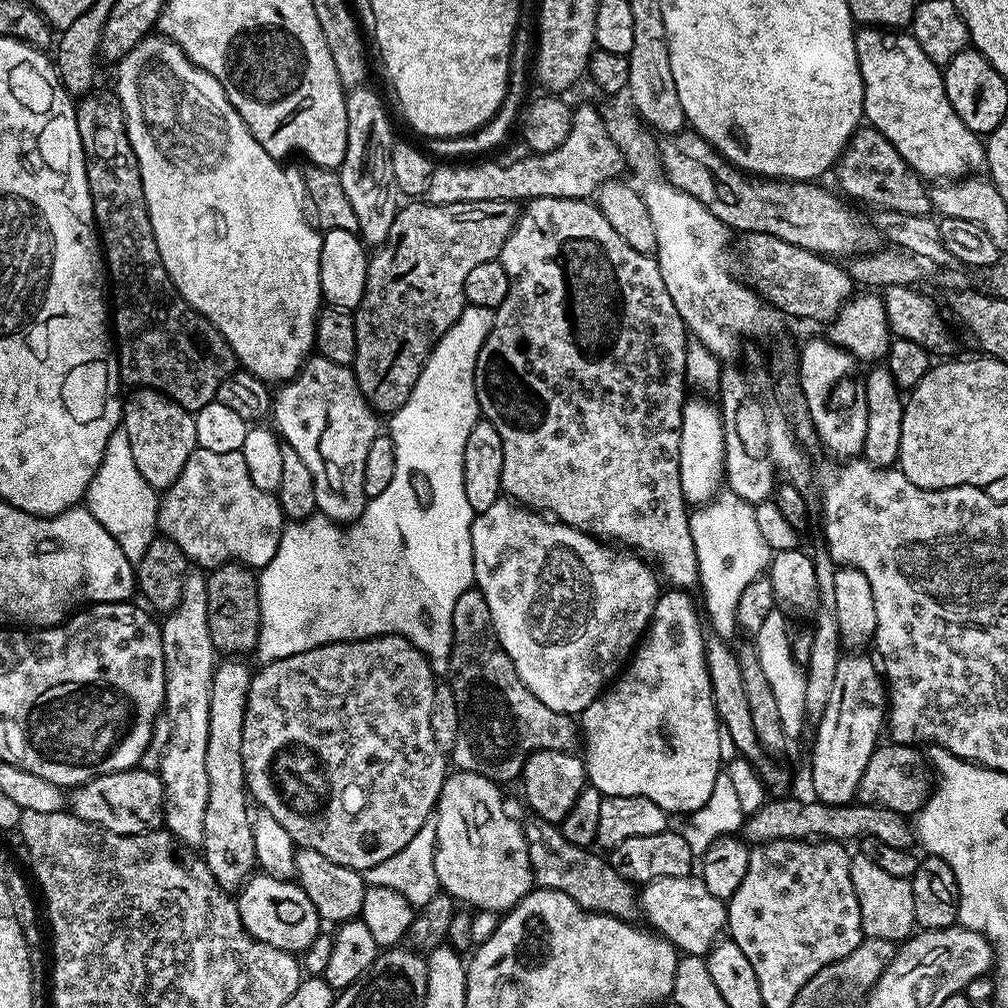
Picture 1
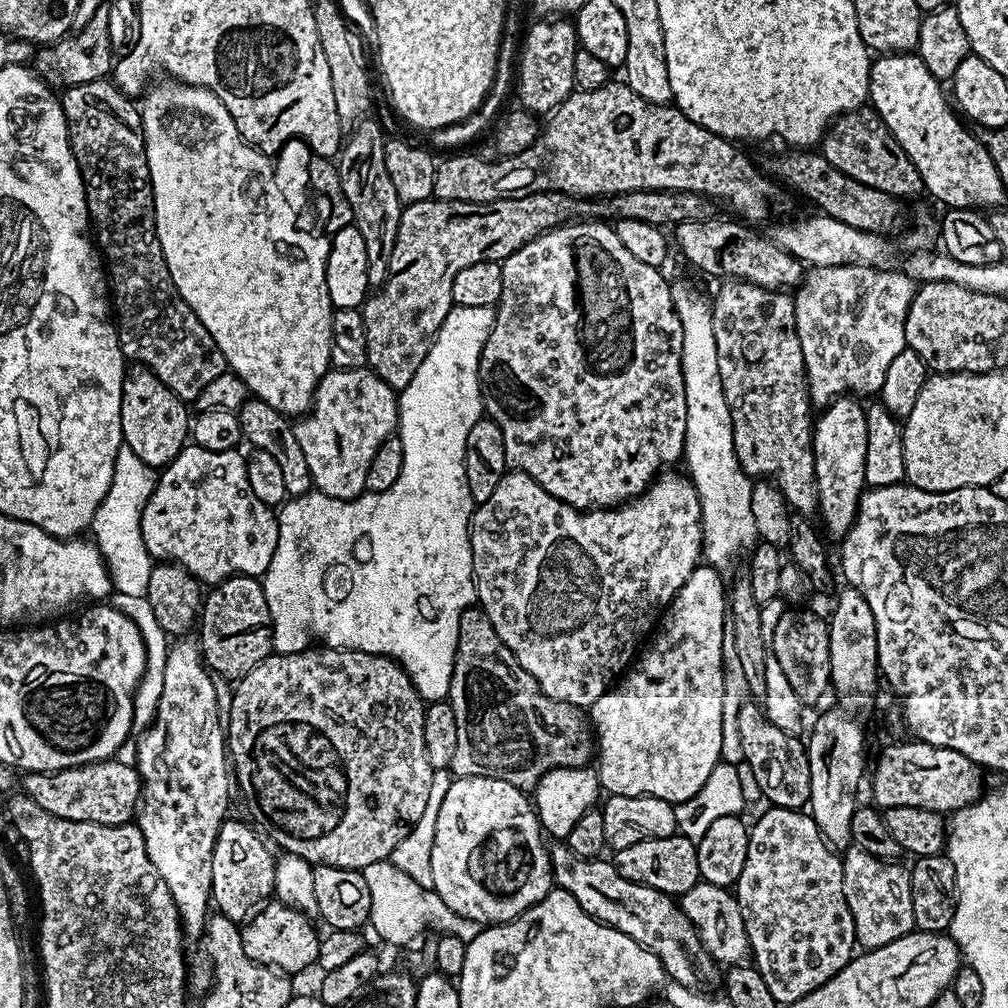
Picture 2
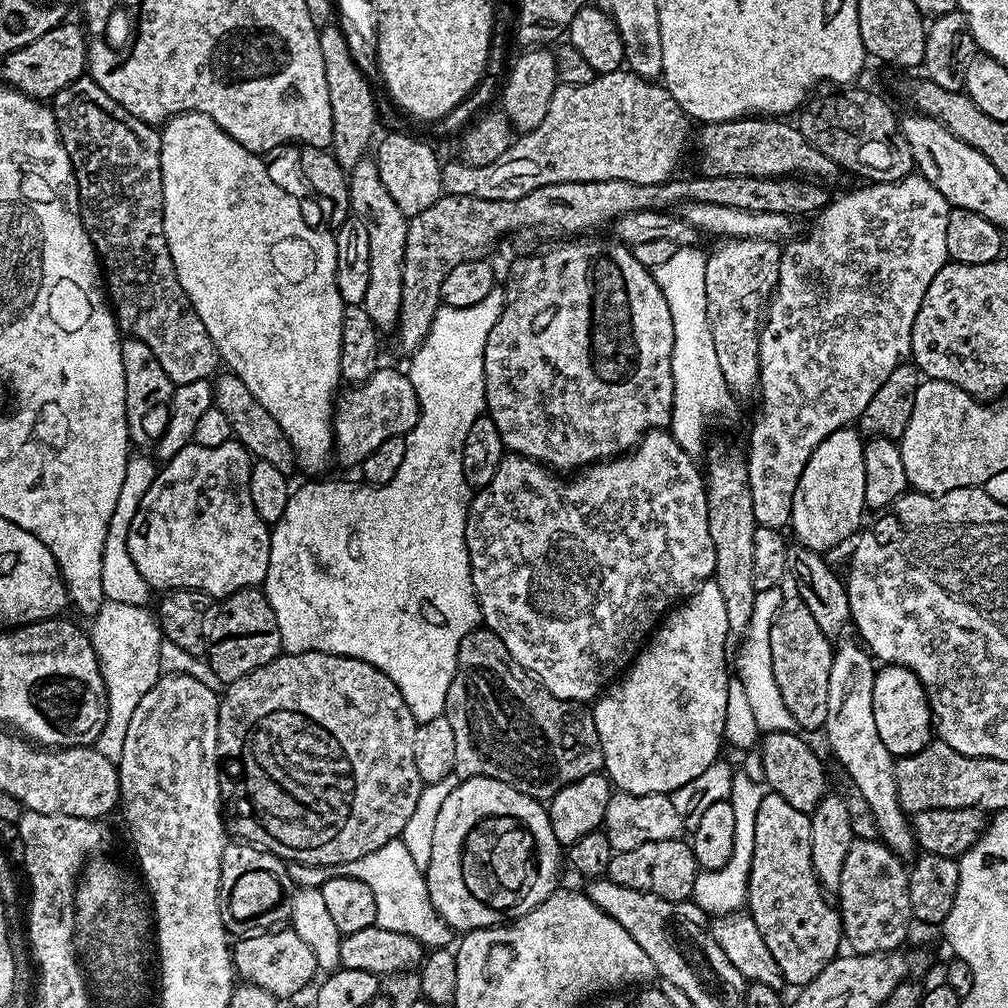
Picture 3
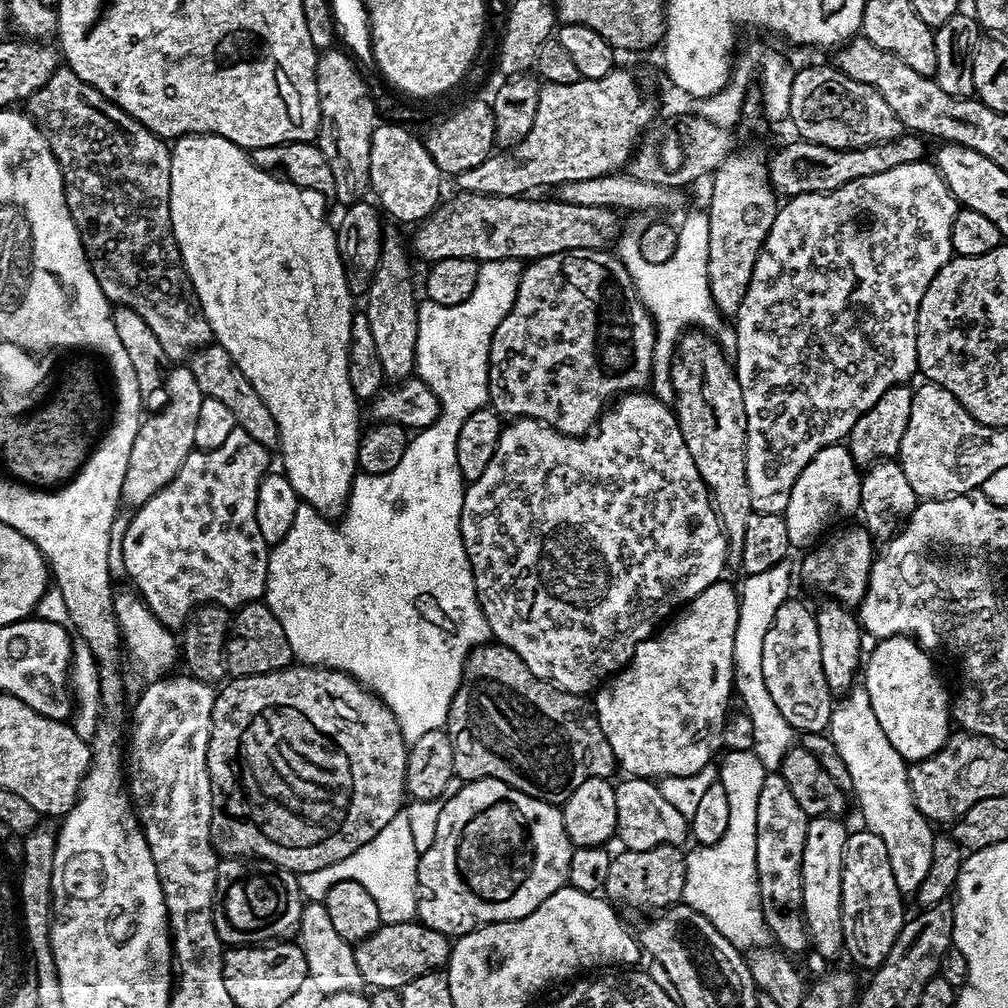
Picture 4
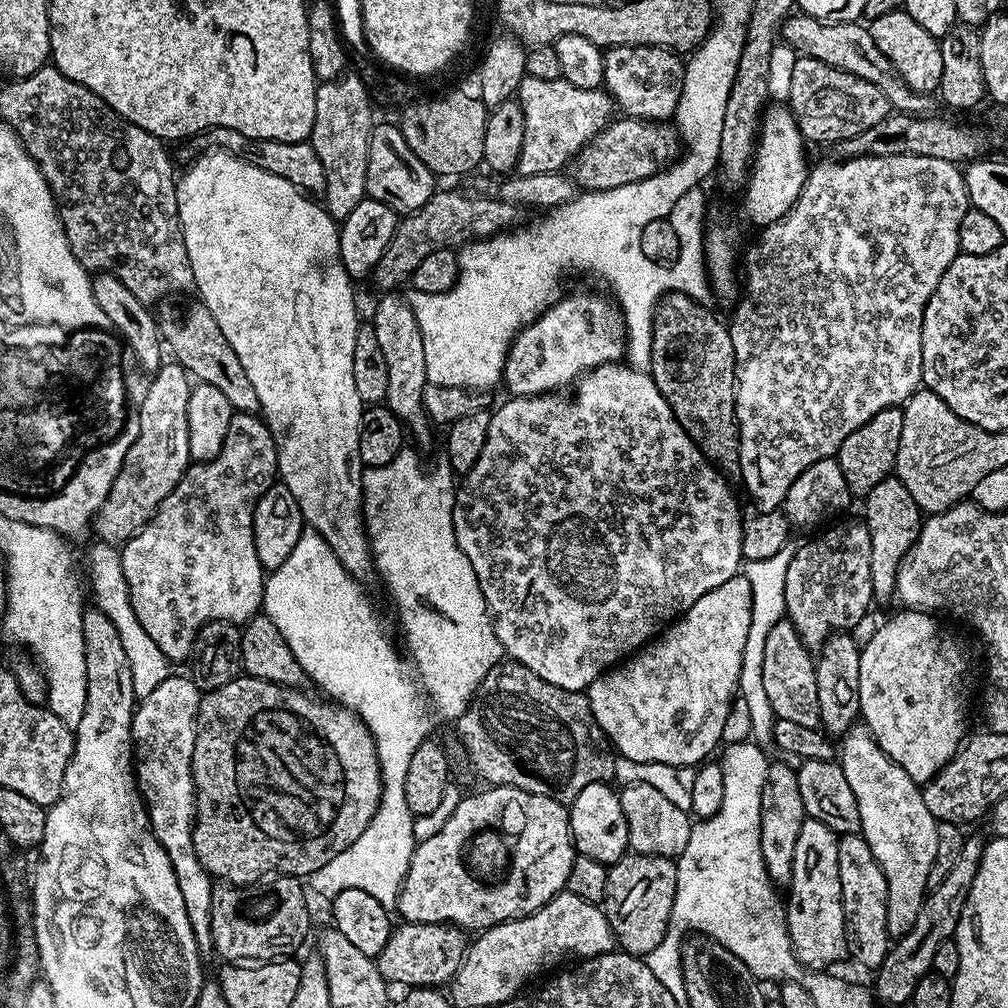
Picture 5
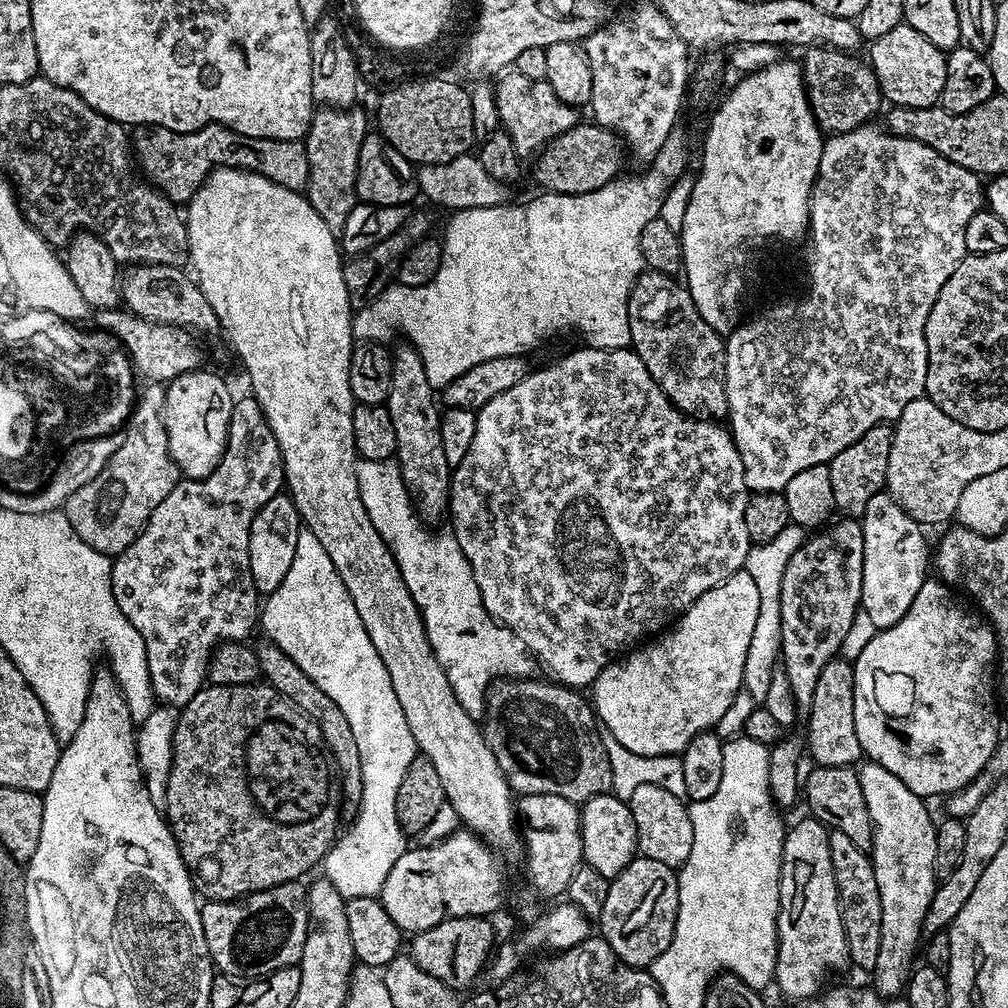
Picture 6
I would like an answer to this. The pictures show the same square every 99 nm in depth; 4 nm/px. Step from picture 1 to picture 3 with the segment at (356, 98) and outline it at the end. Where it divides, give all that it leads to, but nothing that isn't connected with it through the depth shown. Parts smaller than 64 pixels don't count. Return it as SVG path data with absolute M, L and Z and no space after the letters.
M372 158L358 161L348 172L348 202L351 215L366 226L370 238L370 283L366 285L364 309L366 314L370 314L370 322L374 322L376 329L395 329L400 323L402 310L402 262L406 254L409 217L404 216L394 198L390 198Z

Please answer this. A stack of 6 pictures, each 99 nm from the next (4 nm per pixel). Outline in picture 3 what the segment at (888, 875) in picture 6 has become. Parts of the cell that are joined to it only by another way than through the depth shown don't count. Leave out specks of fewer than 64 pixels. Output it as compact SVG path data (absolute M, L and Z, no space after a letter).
M855 639L843 640L839 641L840 645L835 645L832 653L827 715L822 732L823 735L828 735L828 744L832 747L832 752L844 767L841 768L843 775L849 776L854 786L862 790L870 810L874 810L874 818L878 818L880 840L897 856L908 858L916 848L916 839L912 836L909 813L905 812L898 802L898 786L894 782L896 760L890 754L890 750L882 746L882 738L878 738L878 726L874 723L872 691L878 668L863 643Z

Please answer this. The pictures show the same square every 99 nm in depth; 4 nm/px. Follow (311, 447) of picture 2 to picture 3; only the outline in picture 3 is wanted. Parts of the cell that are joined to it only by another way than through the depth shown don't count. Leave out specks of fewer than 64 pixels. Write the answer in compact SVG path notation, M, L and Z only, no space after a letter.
M381 366L377 368L366 382L343 389L344 401L334 408L332 434L334 452L344 464L358 466L386 438L395 436L407 437L415 429L420 414L420 403L414 394L414 386L410 382L407 371Z

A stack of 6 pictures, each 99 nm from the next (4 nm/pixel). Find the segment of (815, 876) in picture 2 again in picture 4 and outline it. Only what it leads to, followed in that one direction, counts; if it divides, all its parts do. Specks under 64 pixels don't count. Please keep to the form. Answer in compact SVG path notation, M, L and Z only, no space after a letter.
M765 775L762 794L758 794L756 823L756 873L760 905L771 939L777 940L785 953L809 951L808 927L802 906L802 850L806 846L806 830L810 817L798 806L786 778Z

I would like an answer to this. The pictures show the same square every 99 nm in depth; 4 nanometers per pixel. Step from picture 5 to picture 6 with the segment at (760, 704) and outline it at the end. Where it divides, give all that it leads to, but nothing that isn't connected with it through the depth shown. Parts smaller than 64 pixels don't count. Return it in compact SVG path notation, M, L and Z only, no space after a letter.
M789 523L787 528L778 534L778 538L770 538L765 544L752 544L748 550L748 557L743 566L743 571L754 578L758 586L758 623L754 626L754 634L750 637L750 650L746 650L746 666L744 667L743 691L749 692L756 702L762 702L767 696L771 674L778 668L780 656L780 587L782 574L794 554L806 539L805 529L799 524Z

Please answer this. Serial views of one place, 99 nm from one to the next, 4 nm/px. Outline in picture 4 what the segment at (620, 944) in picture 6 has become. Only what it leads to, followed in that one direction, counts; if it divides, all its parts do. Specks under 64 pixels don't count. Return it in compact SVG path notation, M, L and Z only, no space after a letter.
M663 844L650 850L617 851L610 862L603 895L613 905L624 908L663 910L681 903L686 886L685 853L677 845Z

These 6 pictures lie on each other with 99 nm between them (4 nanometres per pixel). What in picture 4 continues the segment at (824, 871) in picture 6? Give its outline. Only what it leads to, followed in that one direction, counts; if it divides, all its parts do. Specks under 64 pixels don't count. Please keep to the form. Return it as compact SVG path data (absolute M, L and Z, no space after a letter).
M813 816L806 830L806 846L802 850L802 906L811 947L832 960L844 952L842 934L842 854L846 850L849 825L834 816Z

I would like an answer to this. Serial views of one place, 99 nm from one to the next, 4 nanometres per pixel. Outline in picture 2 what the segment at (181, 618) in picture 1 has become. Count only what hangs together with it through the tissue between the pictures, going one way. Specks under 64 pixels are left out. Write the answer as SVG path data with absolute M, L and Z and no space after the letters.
M169 651L156 717L143 731L136 744L137 756L134 767L140 773L141 790L140 806L134 817L134 823L140 828L146 854L154 870L158 870L162 882L166 882L174 906L180 915L183 931L188 934L203 933L206 927L212 904L210 866L214 842L218 830L229 815L230 760L226 755L226 728L222 723L222 704L220 708L215 682L217 683L213 673L208 671L199 651Z

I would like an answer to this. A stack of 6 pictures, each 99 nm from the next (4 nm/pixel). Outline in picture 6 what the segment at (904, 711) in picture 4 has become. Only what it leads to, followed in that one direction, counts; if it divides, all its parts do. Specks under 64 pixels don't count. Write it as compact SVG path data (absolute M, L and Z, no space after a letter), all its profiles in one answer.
M925 579L907 614L894 626L879 629L854 661L854 730L858 730L861 753L871 763L890 770L894 778L902 778L922 798L944 798L965 788L984 771L1001 743L994 683L996 633L979 611L971 612L952 595L953 589L943 580Z

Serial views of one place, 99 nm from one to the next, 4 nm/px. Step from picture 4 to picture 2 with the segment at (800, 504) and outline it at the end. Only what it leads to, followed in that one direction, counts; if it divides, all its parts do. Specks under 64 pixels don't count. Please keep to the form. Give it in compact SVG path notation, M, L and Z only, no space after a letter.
M848 394L835 397L832 403L827 405L827 407L821 411L824 413L822 413L821 416L818 416L812 433L812 453L814 454L814 470L816 471L816 489L818 490L818 502L820 503L818 516L819 519L824 519L825 526L836 535L836 538L843 538L843 536L850 530L850 526L856 517L856 511L860 509L860 498L866 491L866 485L864 483L864 467L866 466L866 408L863 403L860 405L856 400L859 399L853 398Z

